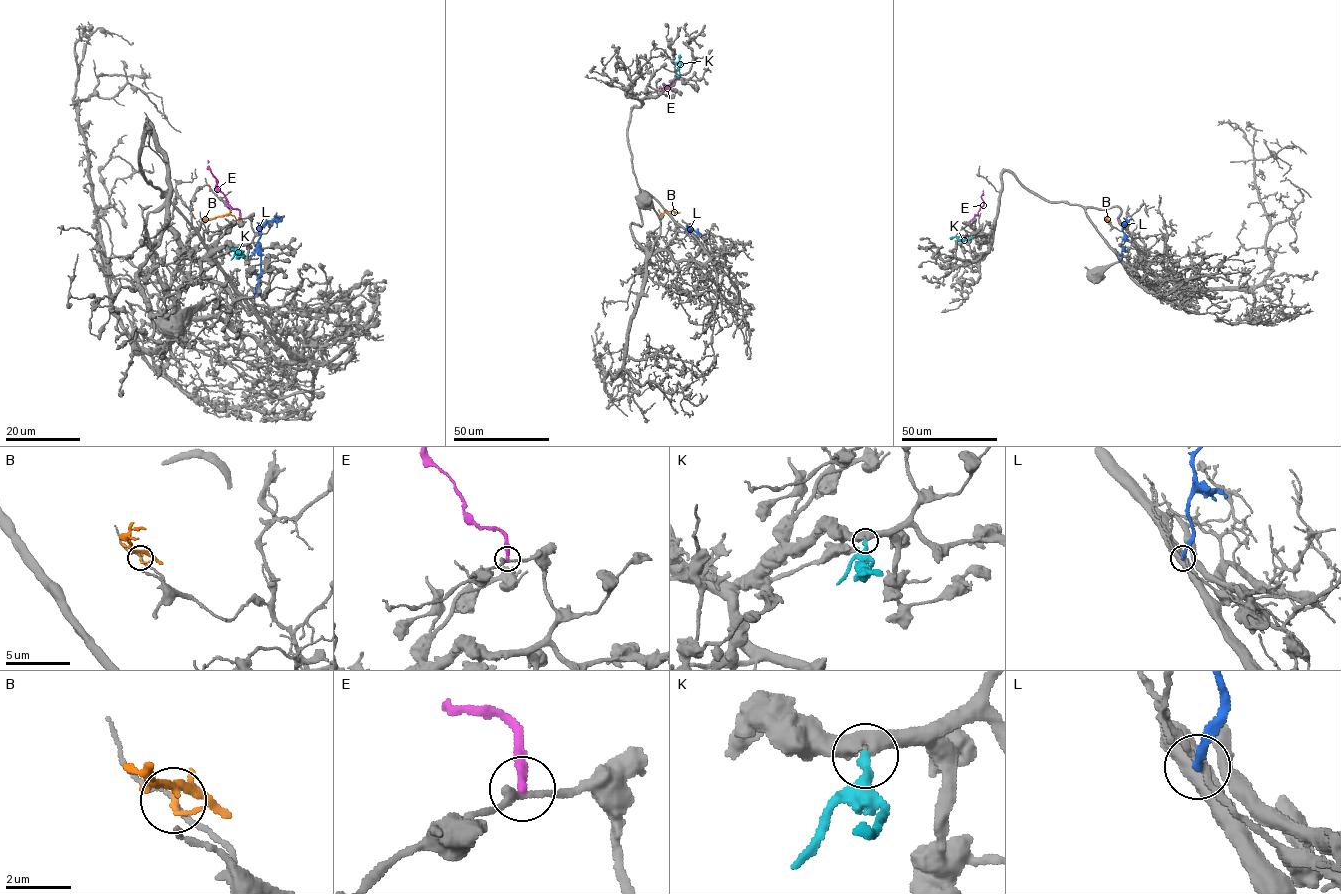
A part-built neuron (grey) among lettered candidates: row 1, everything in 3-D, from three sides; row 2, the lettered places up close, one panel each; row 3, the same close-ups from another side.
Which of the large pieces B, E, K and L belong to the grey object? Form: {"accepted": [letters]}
{"accepted": ["K"]}

